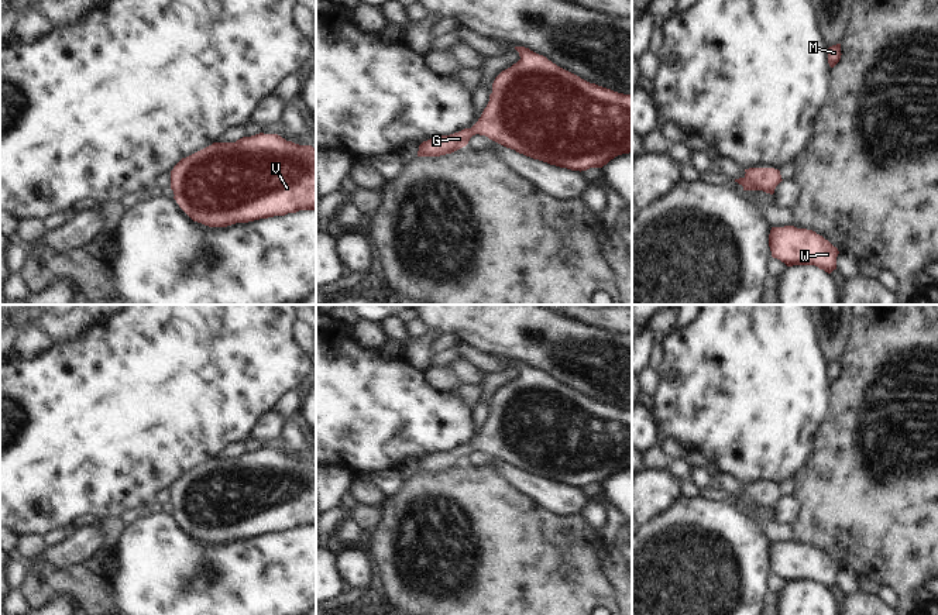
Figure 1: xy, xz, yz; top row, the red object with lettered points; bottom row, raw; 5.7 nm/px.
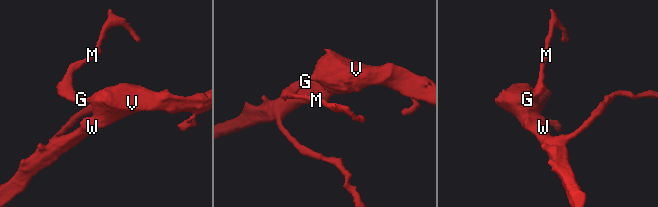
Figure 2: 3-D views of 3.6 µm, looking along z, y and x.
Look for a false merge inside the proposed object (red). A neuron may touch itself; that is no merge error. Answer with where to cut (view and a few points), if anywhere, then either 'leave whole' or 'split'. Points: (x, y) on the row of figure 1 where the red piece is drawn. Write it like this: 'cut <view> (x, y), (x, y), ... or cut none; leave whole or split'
cut none; leave whole

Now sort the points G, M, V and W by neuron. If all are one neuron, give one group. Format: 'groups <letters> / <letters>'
groups G M V W

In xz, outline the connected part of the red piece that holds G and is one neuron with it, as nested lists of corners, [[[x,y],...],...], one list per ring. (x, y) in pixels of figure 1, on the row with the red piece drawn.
[[[529,48],[515,49],[520,59],[495,78],[478,121],[471,128],[423,141],[418,157],[451,154],[475,134],[533,159],[580,172],[602,168],[615,157],[632,152],[632,95],[590,83]]]

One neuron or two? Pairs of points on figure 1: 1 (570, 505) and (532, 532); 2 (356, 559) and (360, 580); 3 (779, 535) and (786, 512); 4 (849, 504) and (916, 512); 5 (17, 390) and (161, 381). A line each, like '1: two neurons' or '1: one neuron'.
1: two neurons
2: one neuron
3: two neurons
4: one neuron
5: one neuron

